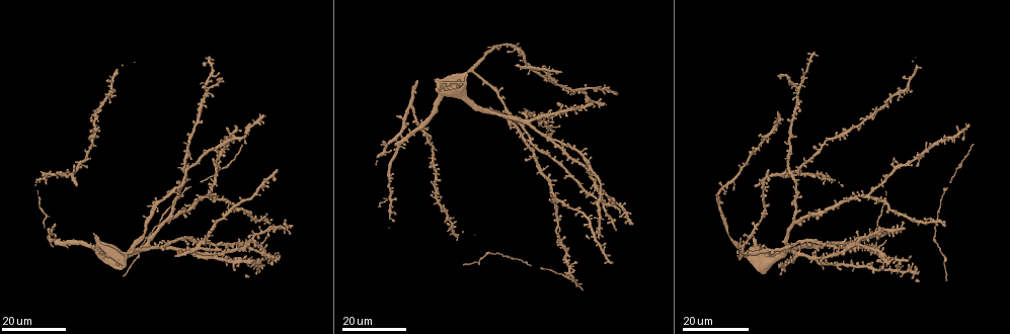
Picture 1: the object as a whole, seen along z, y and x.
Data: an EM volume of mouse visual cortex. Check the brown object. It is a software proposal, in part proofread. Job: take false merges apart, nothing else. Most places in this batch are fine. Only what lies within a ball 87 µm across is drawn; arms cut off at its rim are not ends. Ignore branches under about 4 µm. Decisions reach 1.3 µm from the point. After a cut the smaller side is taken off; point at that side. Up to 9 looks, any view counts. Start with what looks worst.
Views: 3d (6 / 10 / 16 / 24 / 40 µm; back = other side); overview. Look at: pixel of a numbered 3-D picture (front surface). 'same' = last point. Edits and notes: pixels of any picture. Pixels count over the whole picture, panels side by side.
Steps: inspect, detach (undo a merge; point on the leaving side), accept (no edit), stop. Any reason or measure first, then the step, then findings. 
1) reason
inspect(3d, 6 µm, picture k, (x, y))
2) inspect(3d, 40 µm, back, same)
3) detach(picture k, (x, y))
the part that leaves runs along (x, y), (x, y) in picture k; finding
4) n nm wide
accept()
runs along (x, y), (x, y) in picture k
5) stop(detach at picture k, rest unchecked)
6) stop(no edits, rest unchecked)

four or more arms meet
inspect(3d, 24 µm, picture 1, (798, 88))

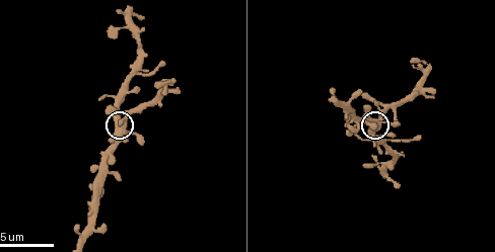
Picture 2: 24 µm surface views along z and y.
closer look
inspect(3d, 6 µm, same)

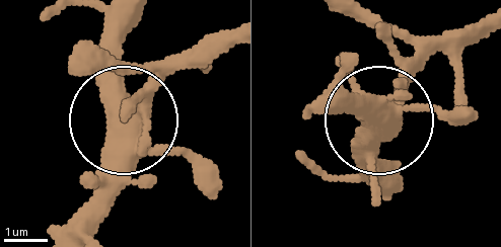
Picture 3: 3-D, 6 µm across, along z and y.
side arm 10 µm
accept()
all the same neuron

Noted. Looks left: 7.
looks like a crossing
inspect(3d, 24 µm, picture 1, (949, 136))

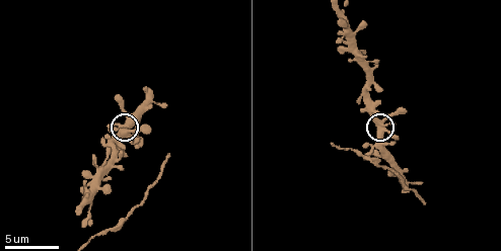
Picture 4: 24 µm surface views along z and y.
inspect(3d, 10 µm, picture 4, (123, 132))

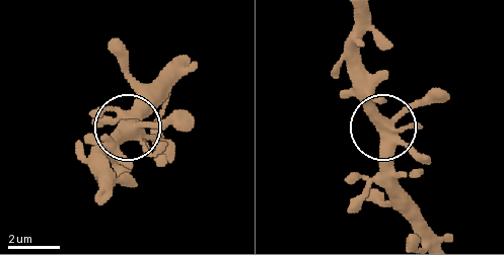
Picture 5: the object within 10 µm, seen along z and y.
410 nm wide
accept()
runs along (352, 21), (359, 93), (378, 118), (391, 123), (435, 88) in picture 5; one neuron here

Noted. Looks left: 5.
looks like a crossing
inspect(3d, 16 µm, picture 1, (869, 194))

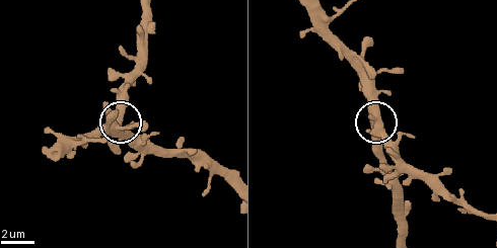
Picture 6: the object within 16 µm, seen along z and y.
closer look
inspect(3d, 10 µm, same)

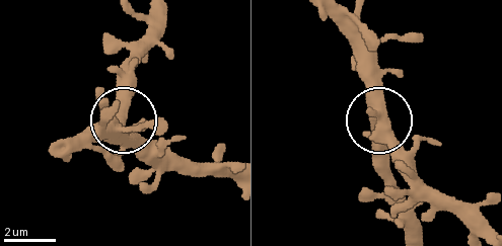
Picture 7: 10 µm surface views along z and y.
480 nm wide
accept()
continuous, no second neuron

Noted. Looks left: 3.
inspect(3d, 24 µm, picture 1, (795, 219))

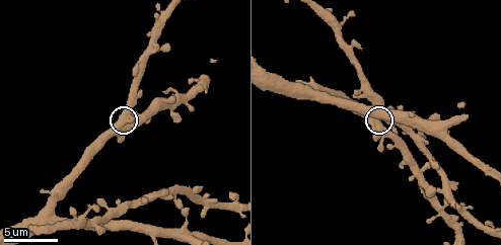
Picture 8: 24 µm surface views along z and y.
inspect(3d, 6 µm, picture 8, (120, 126))

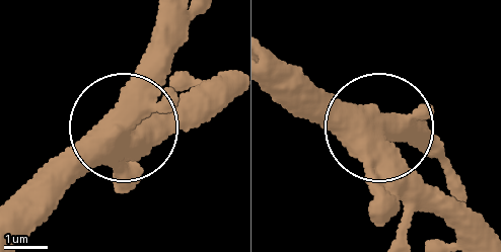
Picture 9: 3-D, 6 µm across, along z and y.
inspect(3d, 6 µm, back, picture 9, (130, 120))

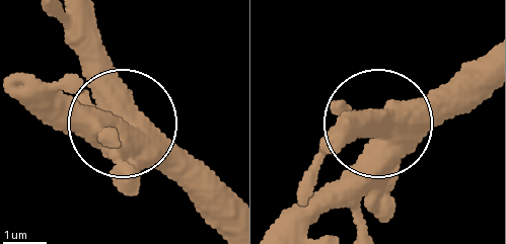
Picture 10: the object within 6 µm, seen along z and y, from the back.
accept()
one neuron here

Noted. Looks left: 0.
stop(no edits, rest unchecked)

